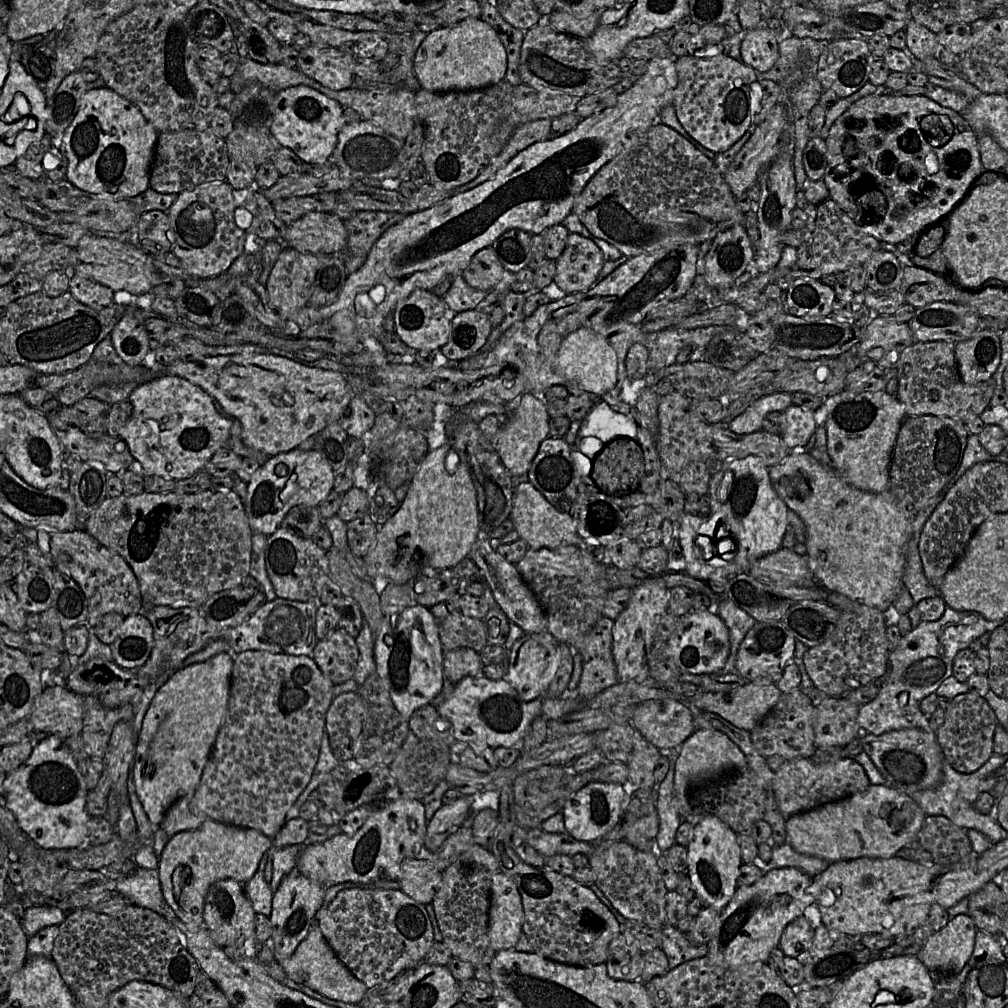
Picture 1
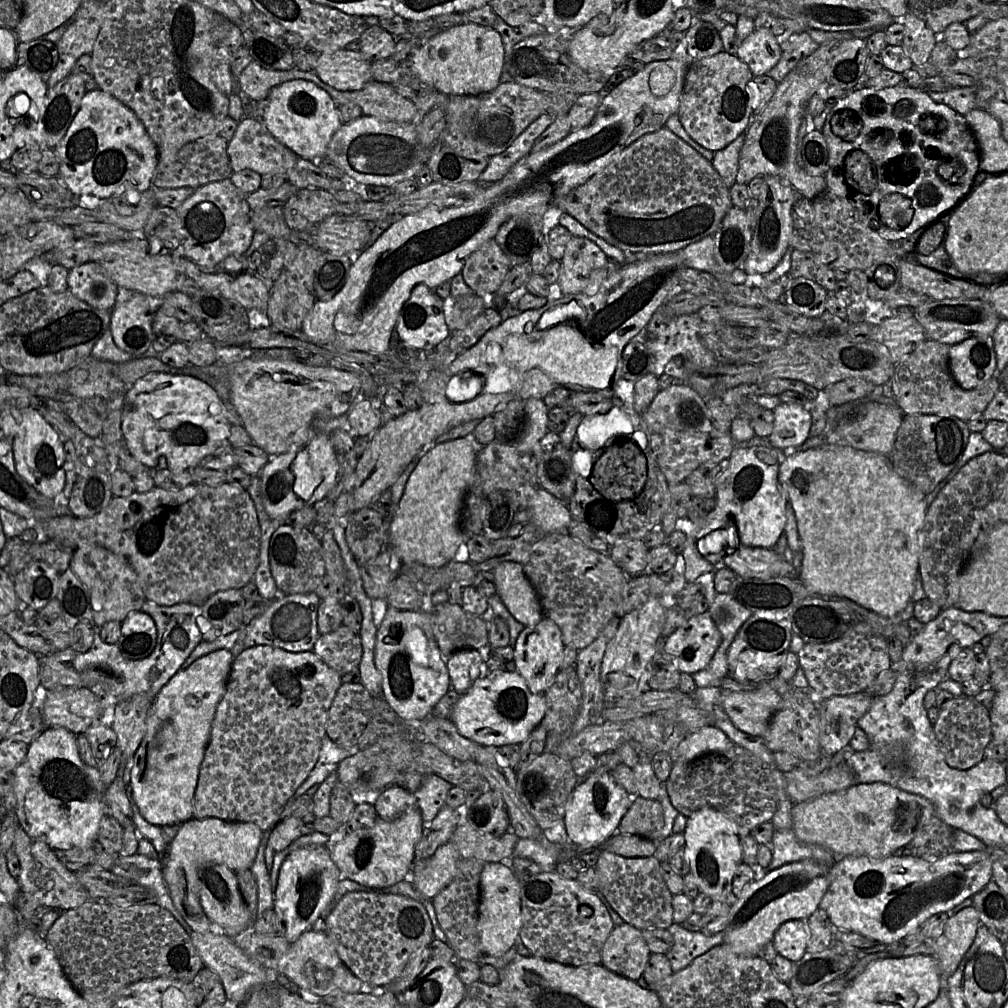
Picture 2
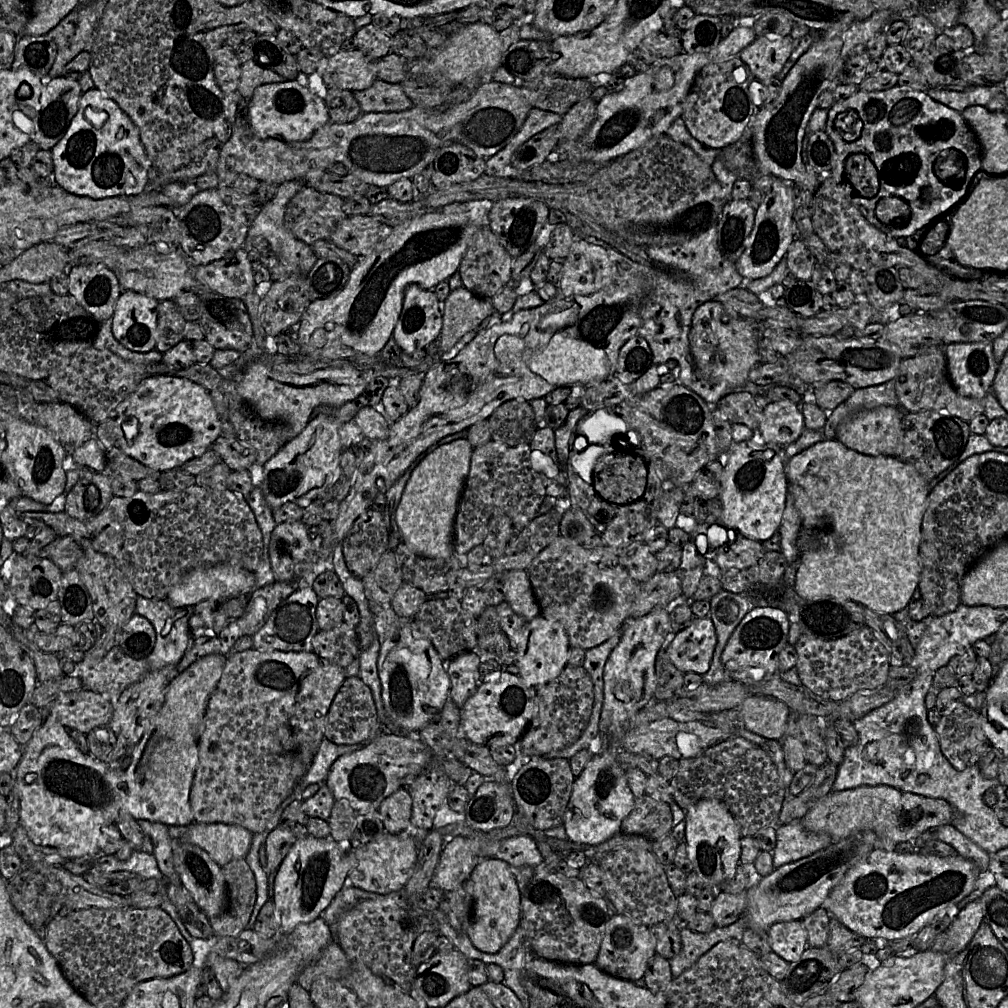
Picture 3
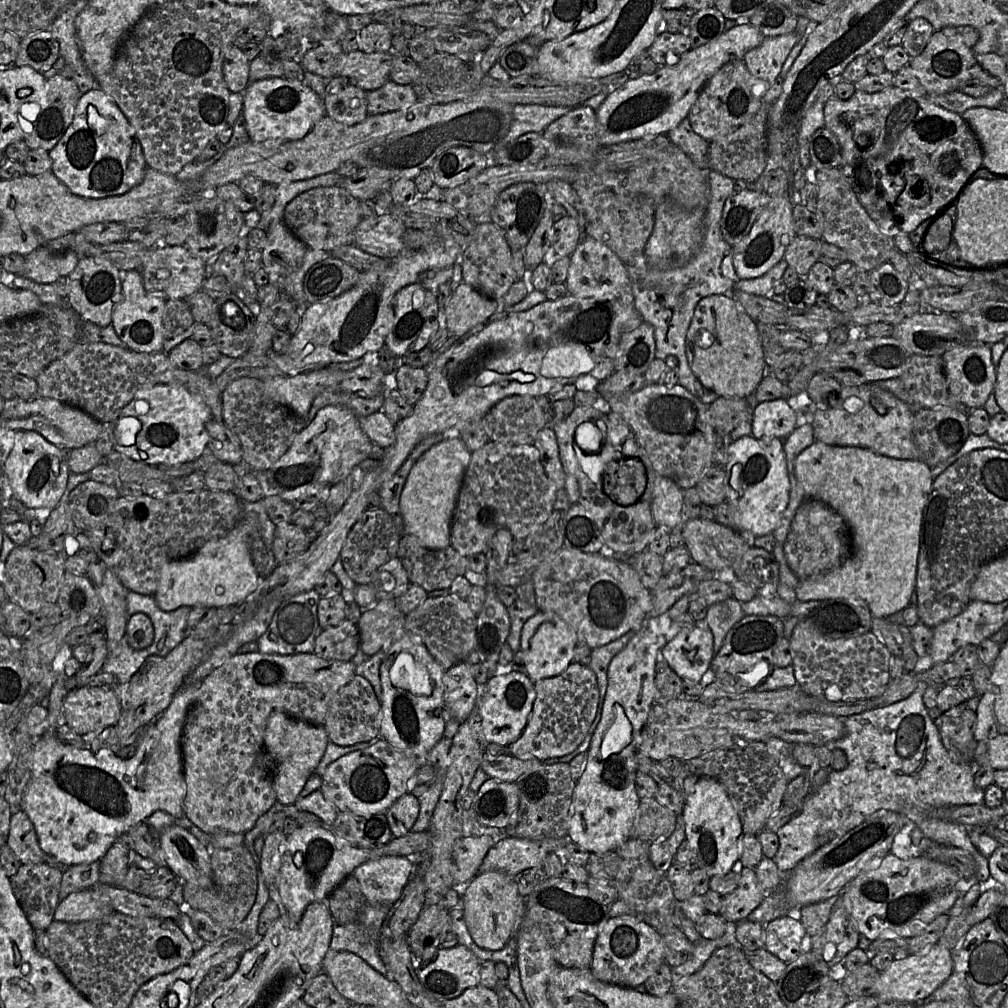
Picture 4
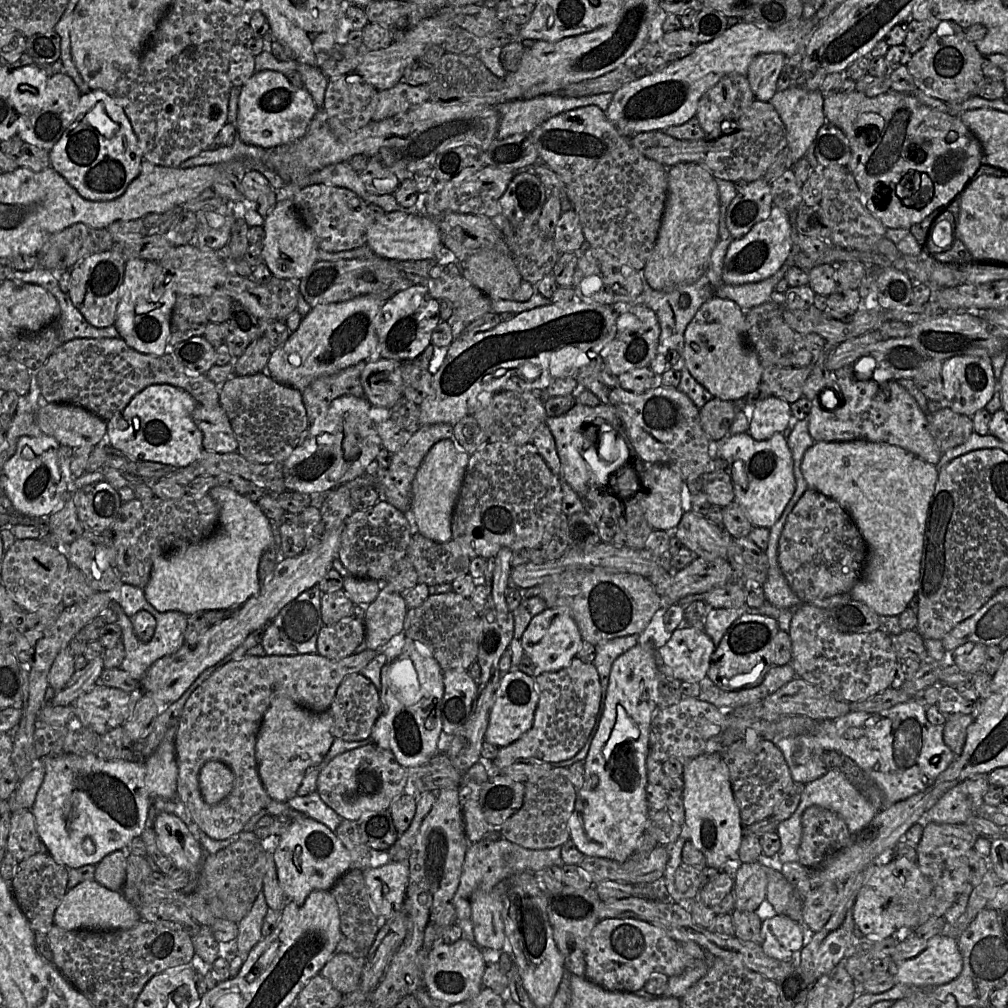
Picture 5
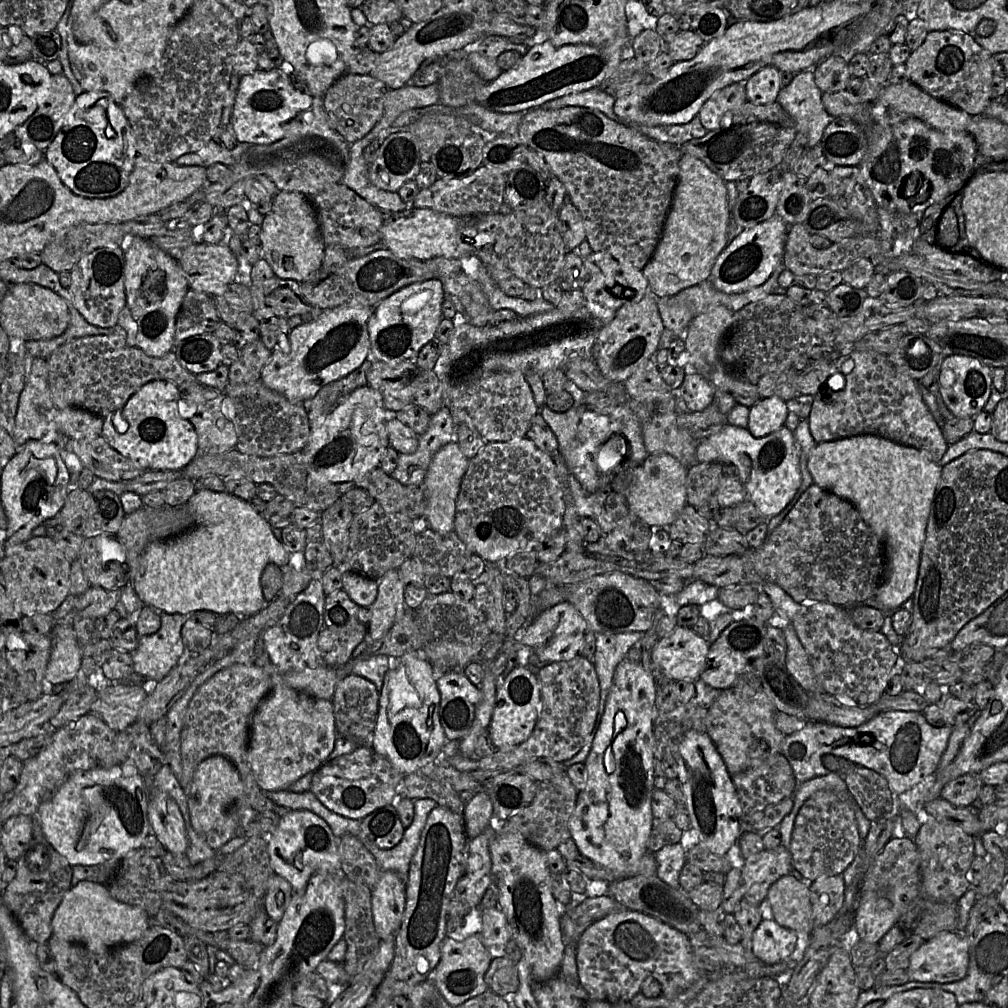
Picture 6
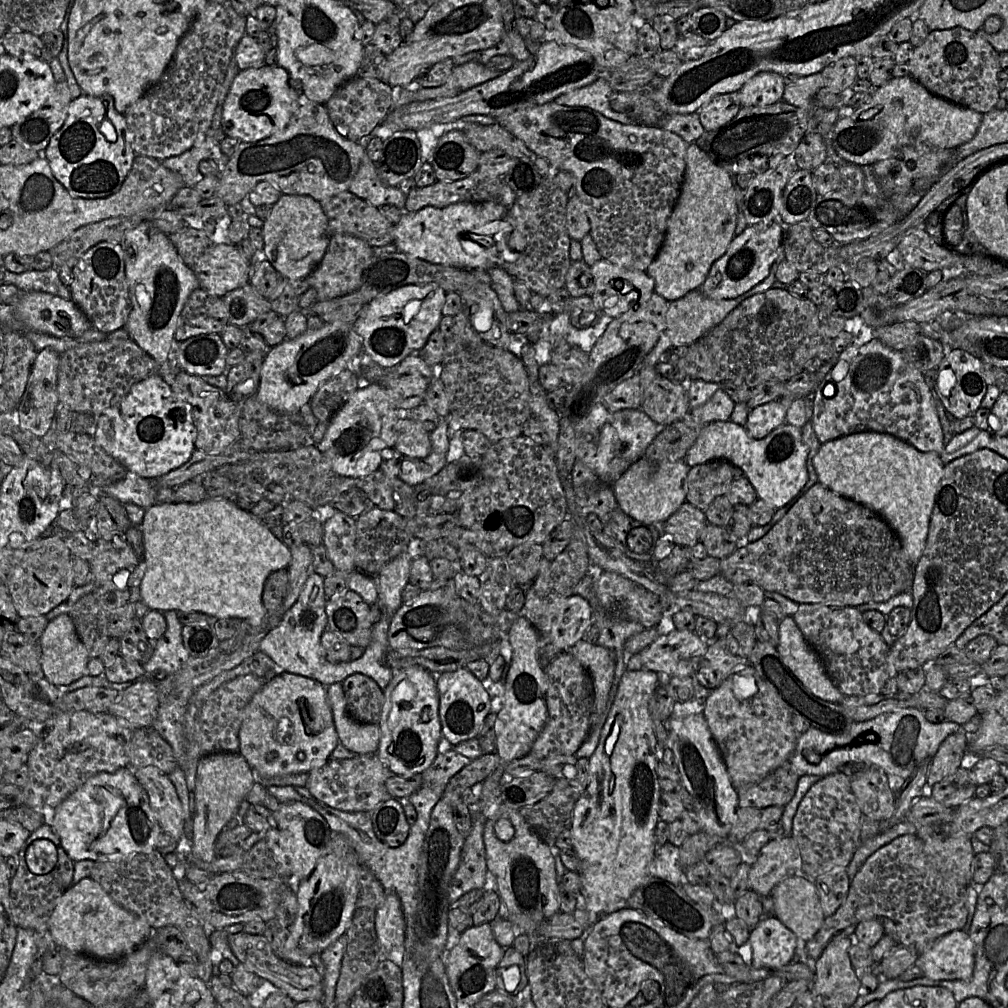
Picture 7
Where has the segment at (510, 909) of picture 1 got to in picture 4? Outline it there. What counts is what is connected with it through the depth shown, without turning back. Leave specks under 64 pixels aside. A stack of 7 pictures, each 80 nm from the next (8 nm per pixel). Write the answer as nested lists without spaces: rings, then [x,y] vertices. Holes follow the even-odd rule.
[[[501,871],[478,872],[460,889],[460,896],[464,920],[473,941],[483,949],[495,951],[503,948],[513,931],[516,916],[520,917],[520,907],[523,904],[523,899],[512,877]]]

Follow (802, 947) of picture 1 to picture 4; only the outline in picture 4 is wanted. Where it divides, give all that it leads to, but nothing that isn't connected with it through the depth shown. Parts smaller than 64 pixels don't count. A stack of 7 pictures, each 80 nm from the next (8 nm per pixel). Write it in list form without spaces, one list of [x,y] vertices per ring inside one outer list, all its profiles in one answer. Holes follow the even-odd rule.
[[[781,916],[764,925],[765,949],[789,964],[802,954],[806,930],[800,920]]]

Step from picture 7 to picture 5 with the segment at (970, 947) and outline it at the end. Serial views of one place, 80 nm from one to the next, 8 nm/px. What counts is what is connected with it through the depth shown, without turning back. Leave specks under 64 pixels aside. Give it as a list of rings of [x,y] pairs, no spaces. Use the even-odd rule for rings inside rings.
[[[939,934],[915,958],[908,959],[891,972],[897,984],[916,987],[935,987],[956,979],[963,967],[957,937]]]

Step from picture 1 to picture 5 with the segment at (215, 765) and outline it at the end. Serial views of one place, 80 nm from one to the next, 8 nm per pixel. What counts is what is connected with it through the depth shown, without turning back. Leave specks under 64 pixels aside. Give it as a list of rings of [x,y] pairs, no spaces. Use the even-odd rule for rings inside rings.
[[[365,649],[360,654],[353,654],[341,660],[331,660],[318,653],[264,657],[246,655],[241,660],[229,662],[221,667],[192,693],[184,706],[175,736],[178,768],[177,798],[185,805],[192,820],[202,832],[215,840],[226,840],[232,836],[237,836],[251,817],[265,810],[271,801],[260,780],[255,757],[257,733],[271,702],[278,697],[286,697],[312,712],[325,712],[330,708],[340,684],[348,676],[361,673],[377,654],[377,651]],[[208,761],[223,762],[234,775],[232,790],[224,799],[214,805],[204,801],[199,787],[199,772]]]

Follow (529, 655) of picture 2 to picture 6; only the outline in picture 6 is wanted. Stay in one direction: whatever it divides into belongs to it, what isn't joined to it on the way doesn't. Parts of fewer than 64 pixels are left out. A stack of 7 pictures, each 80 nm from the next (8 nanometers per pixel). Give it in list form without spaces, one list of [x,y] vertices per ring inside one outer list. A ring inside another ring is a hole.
[[[567,600],[539,613],[526,625],[527,629],[521,643],[531,649],[544,663],[568,661],[579,655],[587,633],[584,618],[576,607]]]

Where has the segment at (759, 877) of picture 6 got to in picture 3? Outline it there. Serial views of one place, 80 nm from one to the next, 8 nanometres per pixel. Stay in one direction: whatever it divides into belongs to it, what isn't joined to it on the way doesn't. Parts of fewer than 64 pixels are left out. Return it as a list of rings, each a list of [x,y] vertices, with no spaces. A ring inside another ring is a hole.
[[[717,891],[712,909],[709,912],[716,927],[726,927],[735,923],[745,914],[747,907],[747,891],[737,894],[728,894]]]

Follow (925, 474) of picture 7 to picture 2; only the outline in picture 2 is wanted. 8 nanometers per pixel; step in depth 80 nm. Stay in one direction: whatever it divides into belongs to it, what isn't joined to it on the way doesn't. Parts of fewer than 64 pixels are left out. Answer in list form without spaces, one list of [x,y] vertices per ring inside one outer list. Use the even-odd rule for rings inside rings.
[[[826,444],[813,449],[788,453],[781,459],[778,480],[795,512],[798,532],[802,542],[803,561],[798,574],[799,581],[815,595],[845,598],[883,617],[893,619],[912,600],[915,590],[915,581],[919,573],[920,532],[928,508],[927,495],[915,489],[895,472],[890,456],[858,450],[845,444]]]

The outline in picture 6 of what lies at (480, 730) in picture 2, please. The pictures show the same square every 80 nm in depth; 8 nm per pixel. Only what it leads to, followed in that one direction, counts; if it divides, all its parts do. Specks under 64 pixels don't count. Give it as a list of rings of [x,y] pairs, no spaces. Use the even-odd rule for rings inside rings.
[[[517,665],[496,693],[488,730],[497,750],[509,750],[529,738],[539,718],[541,701],[541,686],[537,675],[530,672],[526,666]]]

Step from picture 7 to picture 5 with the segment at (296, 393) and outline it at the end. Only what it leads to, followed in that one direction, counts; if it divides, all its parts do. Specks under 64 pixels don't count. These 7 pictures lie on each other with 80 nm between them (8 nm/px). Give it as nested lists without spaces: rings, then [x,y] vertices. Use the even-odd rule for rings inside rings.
[[[364,295],[311,308],[286,342],[273,349],[266,367],[267,374],[302,391],[314,380],[338,373],[366,359],[378,349],[377,328],[385,301],[380,297]]]

